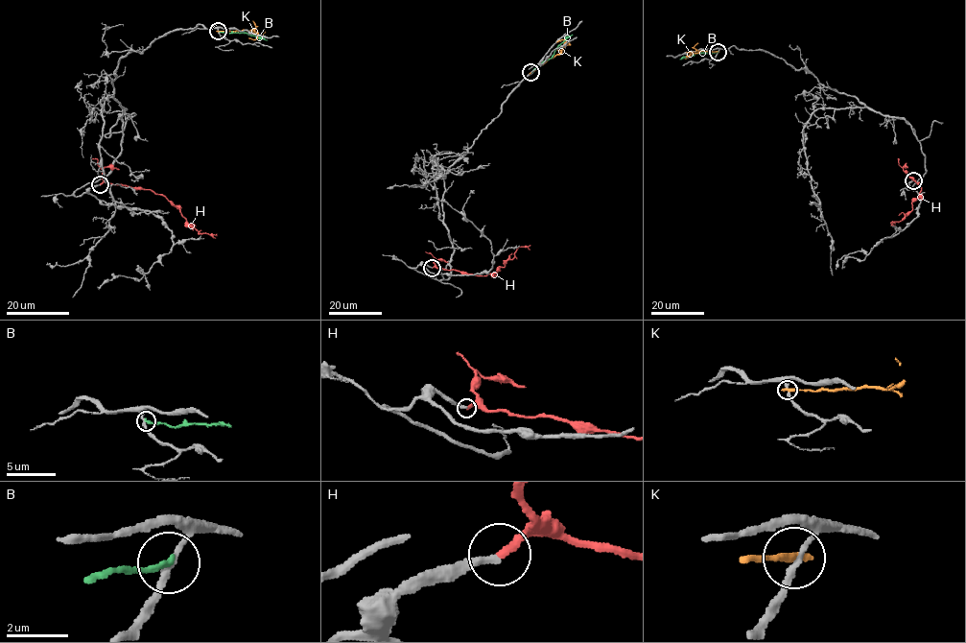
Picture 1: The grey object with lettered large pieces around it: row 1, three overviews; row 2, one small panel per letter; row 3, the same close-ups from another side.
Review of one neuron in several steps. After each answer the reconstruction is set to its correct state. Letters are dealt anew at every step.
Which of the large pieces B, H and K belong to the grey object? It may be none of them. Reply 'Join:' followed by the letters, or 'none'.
Join: H

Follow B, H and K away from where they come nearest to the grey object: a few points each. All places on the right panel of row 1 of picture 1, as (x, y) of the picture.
B: (718, 52), (695, 53), (680, 59)
H: (912, 180), (921, 186), (919, 198), (912, 202), (912, 209), (902, 220), (892, 221), (895, 224)
K: (718, 52), (699, 52), (688, 58)

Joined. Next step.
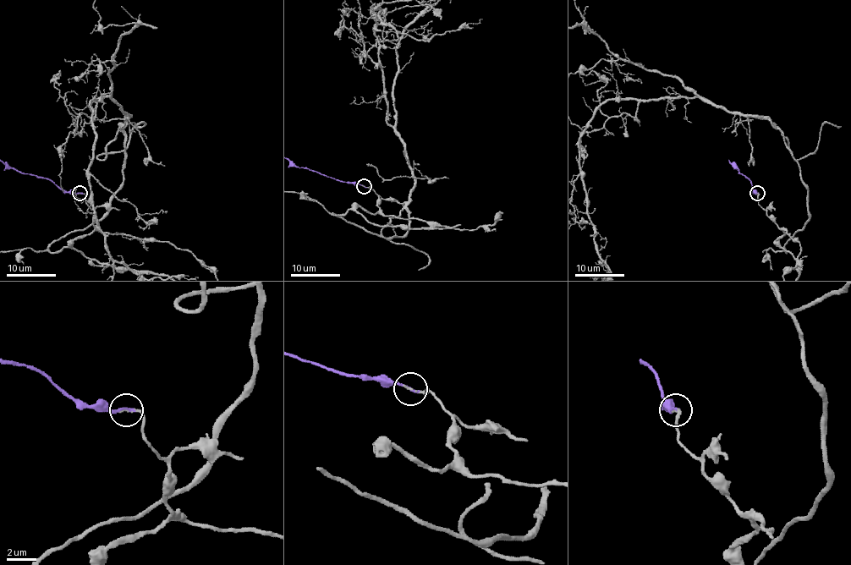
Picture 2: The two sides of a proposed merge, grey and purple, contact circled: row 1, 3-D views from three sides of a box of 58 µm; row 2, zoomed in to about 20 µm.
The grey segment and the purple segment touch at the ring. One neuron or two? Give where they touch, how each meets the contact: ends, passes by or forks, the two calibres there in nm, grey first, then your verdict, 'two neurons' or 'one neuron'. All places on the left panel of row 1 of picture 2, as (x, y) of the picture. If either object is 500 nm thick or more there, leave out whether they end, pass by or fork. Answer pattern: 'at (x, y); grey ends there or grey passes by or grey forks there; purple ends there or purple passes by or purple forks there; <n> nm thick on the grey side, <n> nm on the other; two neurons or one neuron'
at (79, 193); grey ends there; purple ends there; 120 nm thick on the grey side, 200 nm on the other; one neuron

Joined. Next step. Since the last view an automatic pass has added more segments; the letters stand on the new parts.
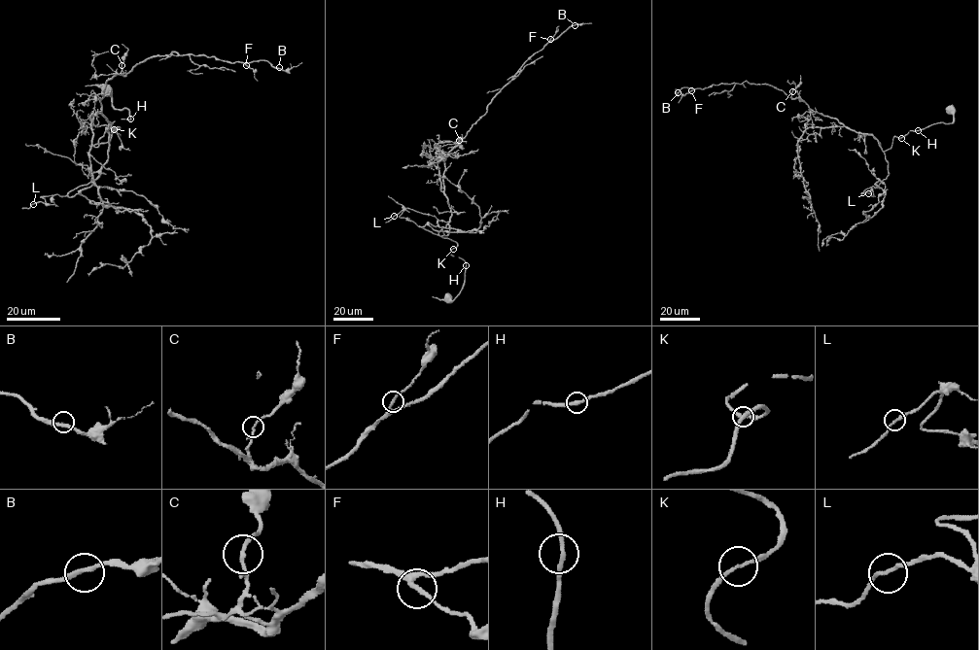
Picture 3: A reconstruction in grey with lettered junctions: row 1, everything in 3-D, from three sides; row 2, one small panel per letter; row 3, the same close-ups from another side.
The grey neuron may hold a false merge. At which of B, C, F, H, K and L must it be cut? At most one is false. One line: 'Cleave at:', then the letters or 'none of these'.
Cleave at: none of these

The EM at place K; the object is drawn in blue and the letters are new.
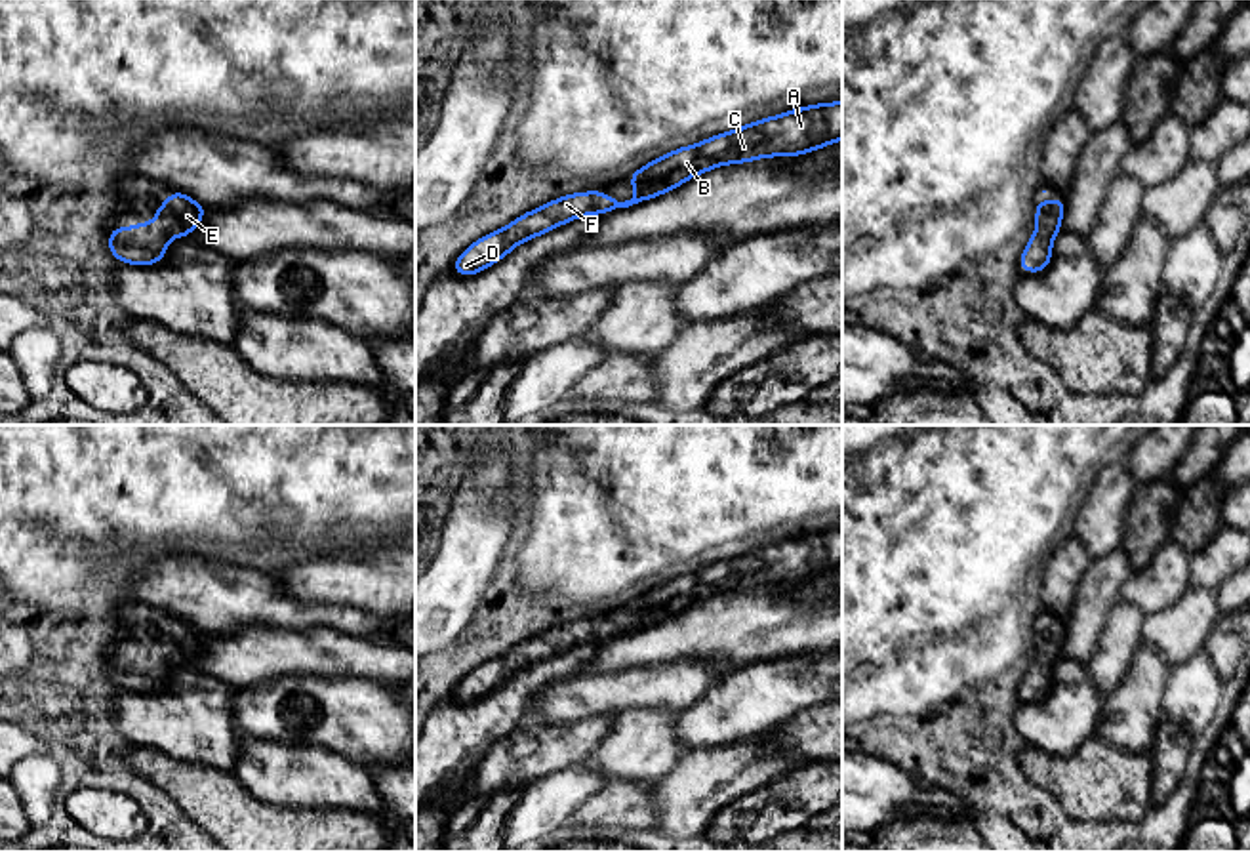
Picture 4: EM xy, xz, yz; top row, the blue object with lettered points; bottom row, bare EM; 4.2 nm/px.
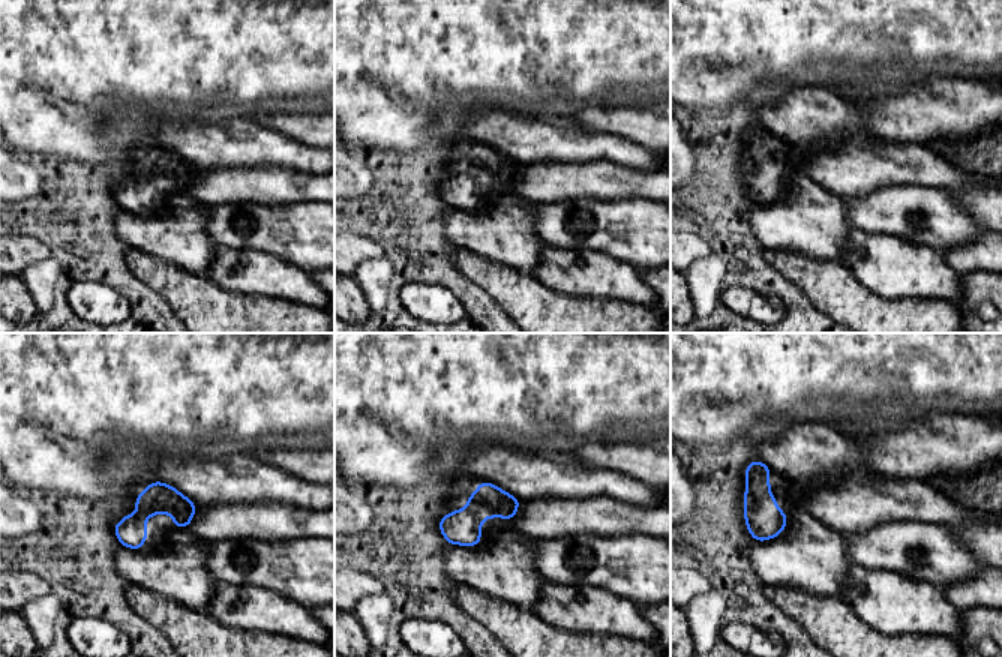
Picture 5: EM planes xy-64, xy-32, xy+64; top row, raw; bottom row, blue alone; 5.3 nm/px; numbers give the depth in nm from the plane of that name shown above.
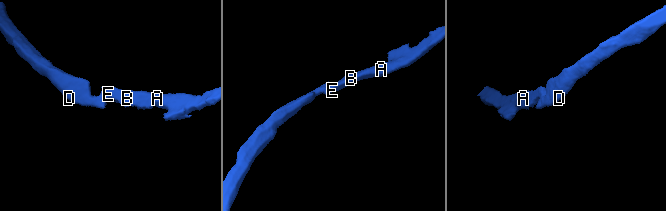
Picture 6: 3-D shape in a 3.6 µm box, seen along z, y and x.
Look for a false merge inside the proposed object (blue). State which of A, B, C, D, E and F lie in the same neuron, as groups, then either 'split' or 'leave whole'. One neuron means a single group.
A B C D E F; leave whole

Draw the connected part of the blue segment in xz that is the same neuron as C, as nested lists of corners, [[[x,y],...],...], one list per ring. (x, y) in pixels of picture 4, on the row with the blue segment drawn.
[[[842,101],[814,103],[779,116],[756,120],[697,145],[680,147],[636,170],[627,177],[636,193],[631,200],[619,202],[602,191],[593,191],[562,196],[539,210],[532,210],[511,225],[476,240],[455,259],[452,269],[463,276],[476,274],[505,257],[514,246],[560,227],[570,219],[629,208],[663,194],[716,166],[741,164],[766,156],[798,156],[838,139],[842,139]]]

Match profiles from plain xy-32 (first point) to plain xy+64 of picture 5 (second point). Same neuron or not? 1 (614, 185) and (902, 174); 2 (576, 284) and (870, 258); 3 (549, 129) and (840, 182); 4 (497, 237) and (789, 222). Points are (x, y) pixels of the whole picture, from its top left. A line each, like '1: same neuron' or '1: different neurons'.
1: same neuron
2: same neuron
3: different neurons
4: same neuron

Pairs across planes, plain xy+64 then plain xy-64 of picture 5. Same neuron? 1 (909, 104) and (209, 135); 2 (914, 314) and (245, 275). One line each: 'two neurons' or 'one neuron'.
1: two neurons
2: two neurons

